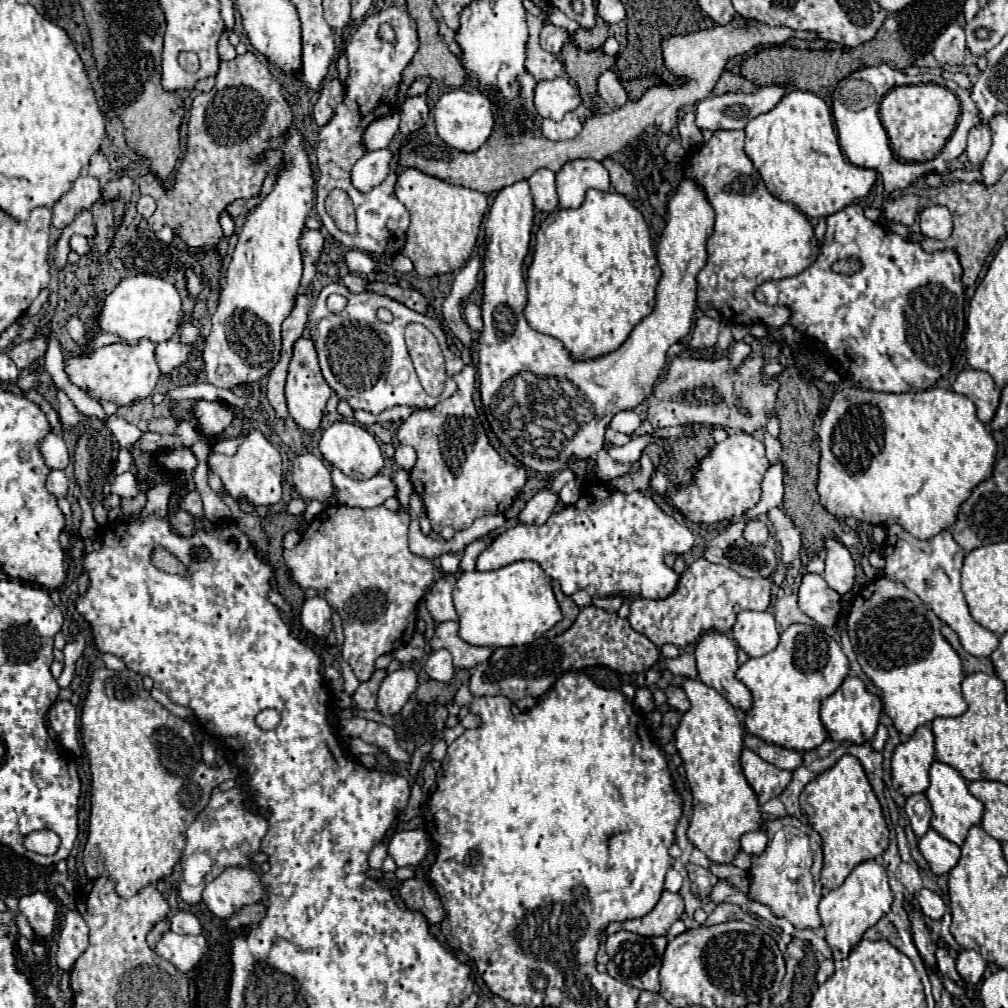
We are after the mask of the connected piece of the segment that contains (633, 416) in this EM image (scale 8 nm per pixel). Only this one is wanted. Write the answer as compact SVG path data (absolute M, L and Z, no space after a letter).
M624 410L624 412L618 412L614 414L612 422L610 422L610 428L616 430L616 432L624 432L624 434L632 434L632 430L638 430L640 426L640 416L634 412L634 410Z

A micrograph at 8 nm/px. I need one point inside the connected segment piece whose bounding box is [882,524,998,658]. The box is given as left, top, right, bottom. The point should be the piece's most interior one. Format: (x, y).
(931, 568)

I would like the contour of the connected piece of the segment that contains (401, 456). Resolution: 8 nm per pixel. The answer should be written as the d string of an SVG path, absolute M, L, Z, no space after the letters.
M398 446L396 454L394 454L394 460L396 460L396 464L400 468L404 468L404 470L410 472L412 466L416 464L416 452L414 452L412 446Z

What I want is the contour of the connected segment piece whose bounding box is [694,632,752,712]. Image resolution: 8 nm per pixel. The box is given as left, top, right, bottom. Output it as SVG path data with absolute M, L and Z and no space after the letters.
M704 634L694 656L698 656L698 676L706 686L728 698L728 702L740 712L748 712L752 708L750 690L736 678L736 644L726 634Z

